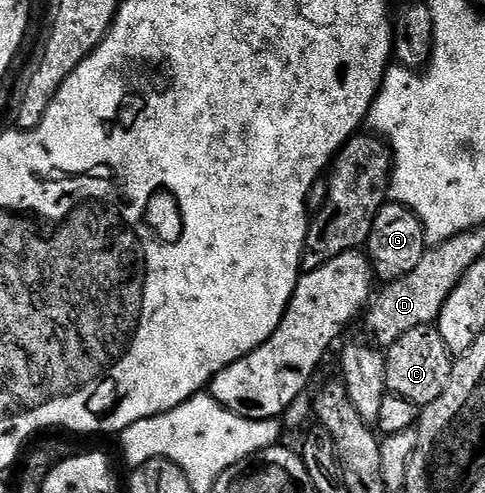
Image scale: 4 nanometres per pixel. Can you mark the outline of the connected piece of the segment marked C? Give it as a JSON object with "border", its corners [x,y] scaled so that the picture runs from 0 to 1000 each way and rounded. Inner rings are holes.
{"border":[[[864,659],[864,667],[845,667],[794,712],[798,795],[847,813],[862,830],[878,826],[922,789],[936,734],[938,722],[922,708],[922,692],[913,692],[899,661]]]}

